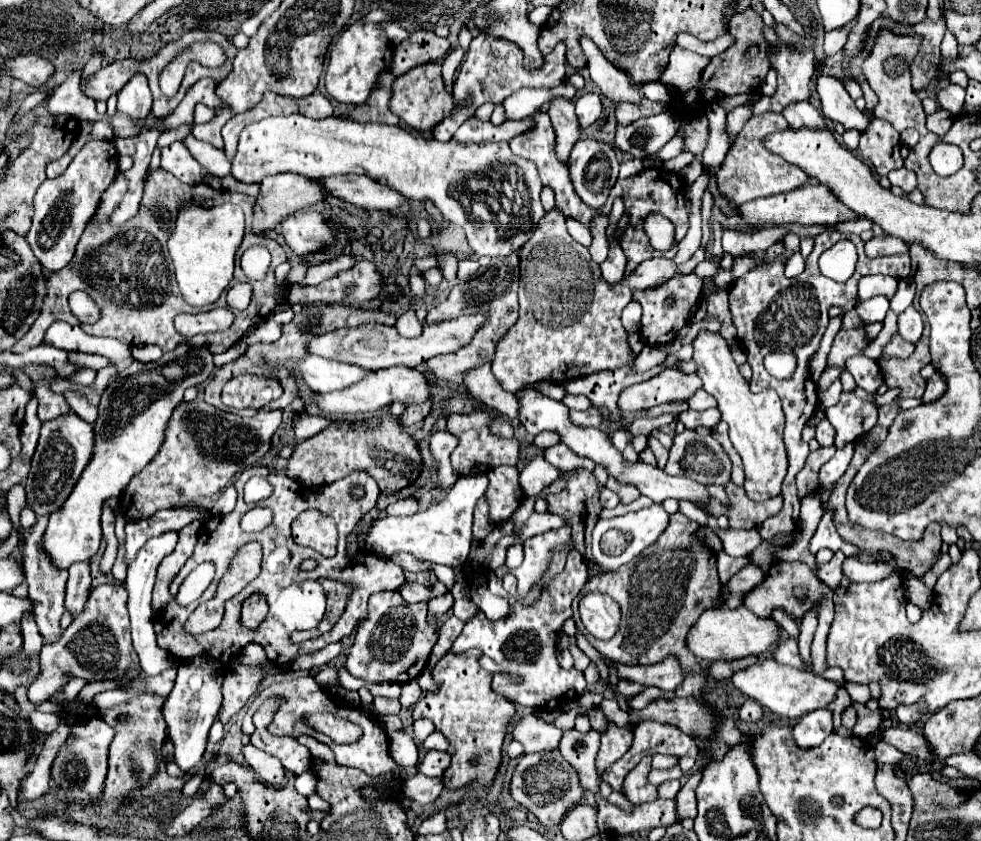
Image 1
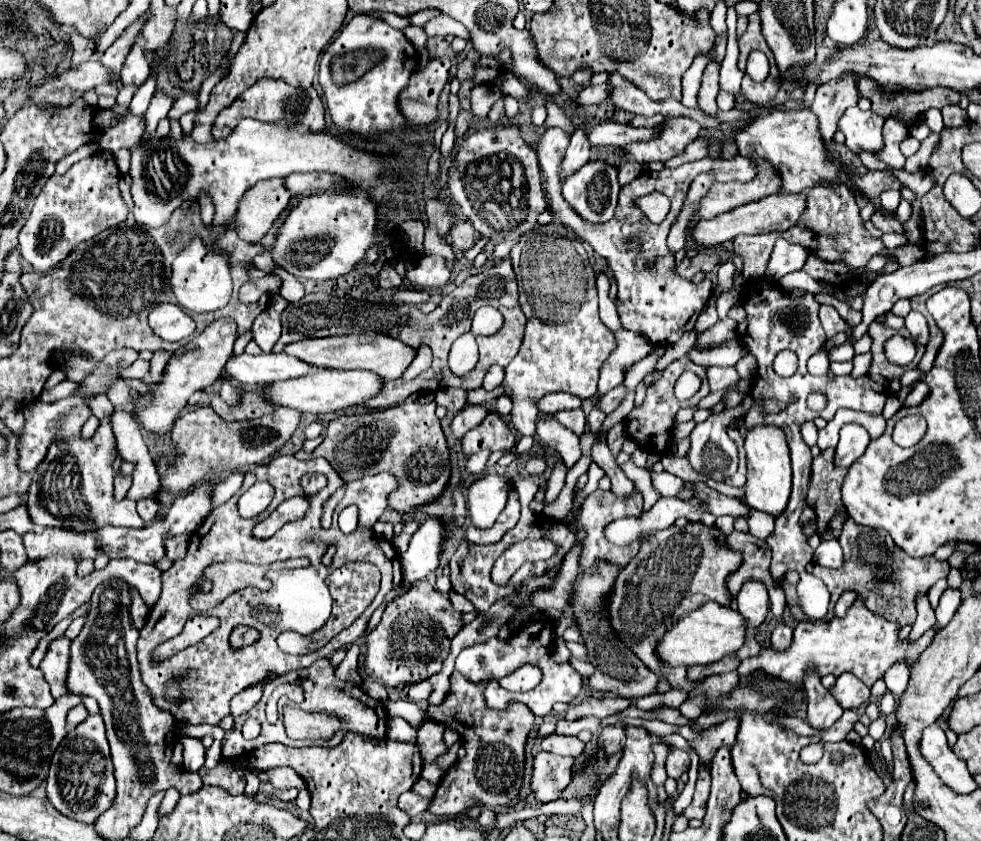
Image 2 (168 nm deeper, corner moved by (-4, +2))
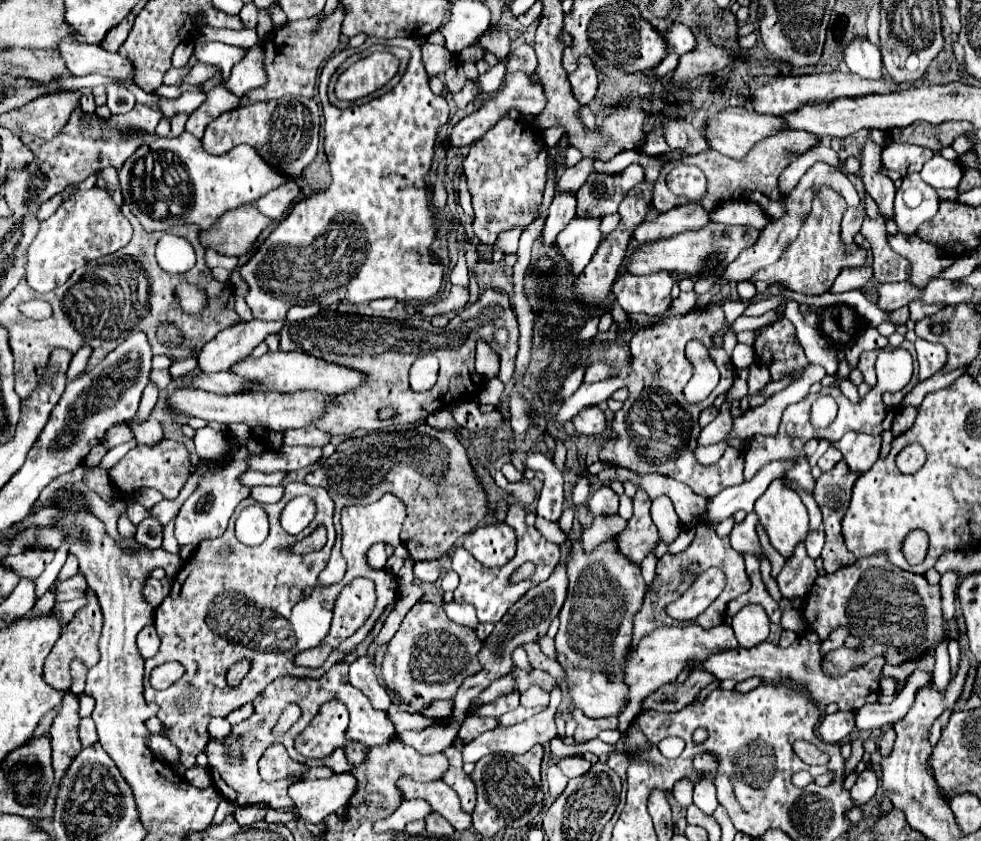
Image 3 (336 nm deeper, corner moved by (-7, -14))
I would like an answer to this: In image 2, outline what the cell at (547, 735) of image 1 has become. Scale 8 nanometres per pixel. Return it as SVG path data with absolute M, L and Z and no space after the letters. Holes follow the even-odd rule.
M550 734L542 740L542 750L560 754L560 756L572 756L578 758L584 754L586 744L580 742L576 736L560 736L560 734Z

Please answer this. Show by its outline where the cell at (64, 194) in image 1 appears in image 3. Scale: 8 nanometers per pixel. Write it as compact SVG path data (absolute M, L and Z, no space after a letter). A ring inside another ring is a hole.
M93 186L89 190L79 190L73 198L63 202L57 212L41 222L39 234L27 248L27 284L37 292L49 292L61 284L87 262L113 254L131 240L131 224L121 214L119 206L113 202L105 188Z

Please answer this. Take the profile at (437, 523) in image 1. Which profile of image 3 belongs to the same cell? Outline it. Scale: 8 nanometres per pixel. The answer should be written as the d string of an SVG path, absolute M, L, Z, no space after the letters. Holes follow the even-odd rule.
M439 560L415 562L413 573L419 582L435 582L441 574Z

